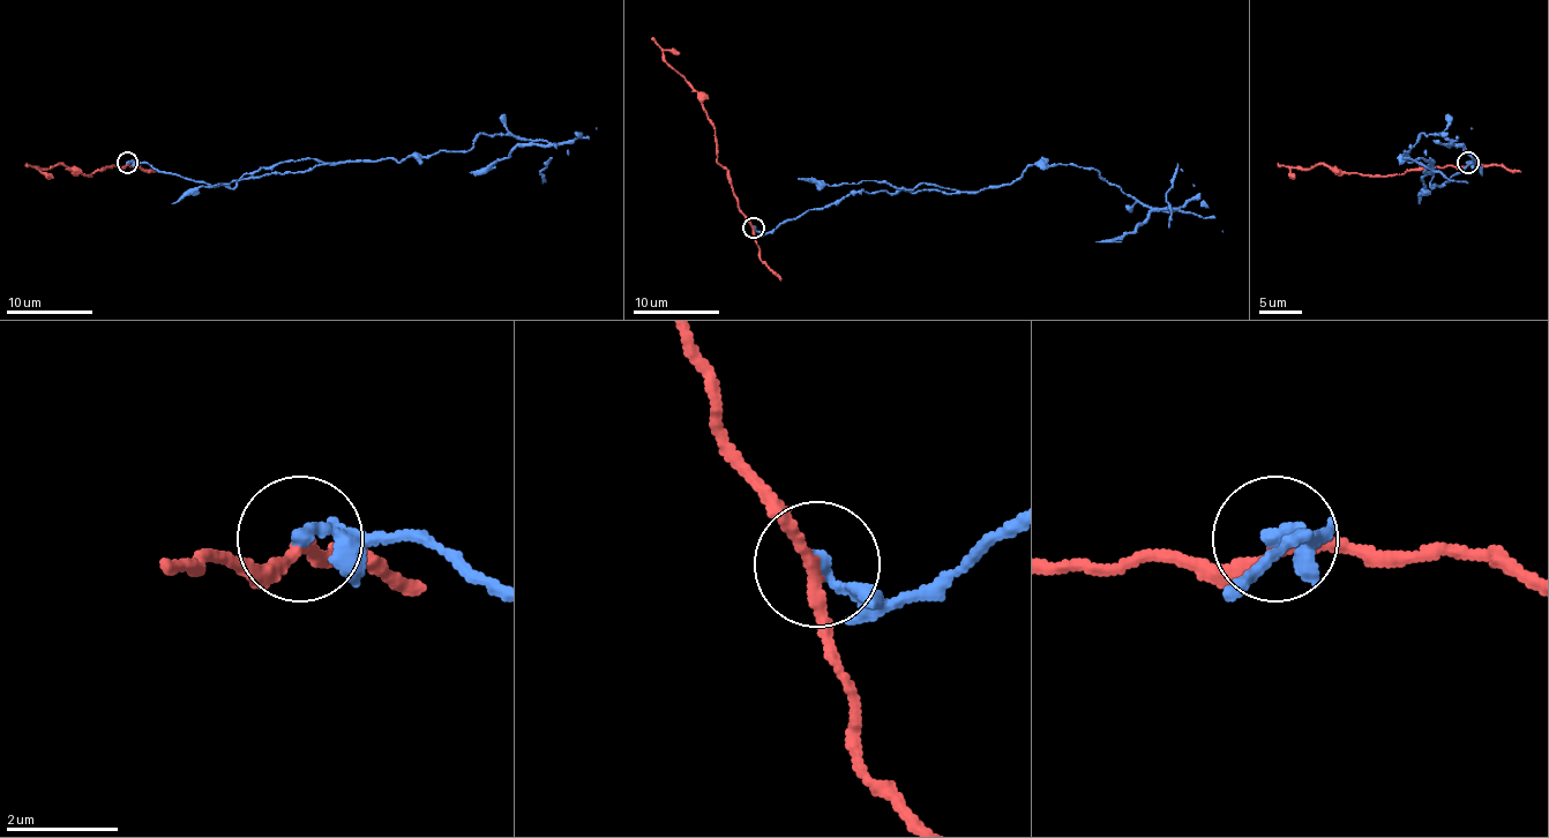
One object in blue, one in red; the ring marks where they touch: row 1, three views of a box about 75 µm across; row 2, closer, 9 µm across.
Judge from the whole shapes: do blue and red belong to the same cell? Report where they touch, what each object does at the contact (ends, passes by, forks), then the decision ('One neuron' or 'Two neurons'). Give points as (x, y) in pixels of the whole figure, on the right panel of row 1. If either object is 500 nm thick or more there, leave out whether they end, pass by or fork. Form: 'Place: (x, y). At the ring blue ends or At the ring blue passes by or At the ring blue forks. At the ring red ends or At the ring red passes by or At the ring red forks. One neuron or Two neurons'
Place: (1468, 163). At the ring blue ends. At the ring red passes by. Two neurons

